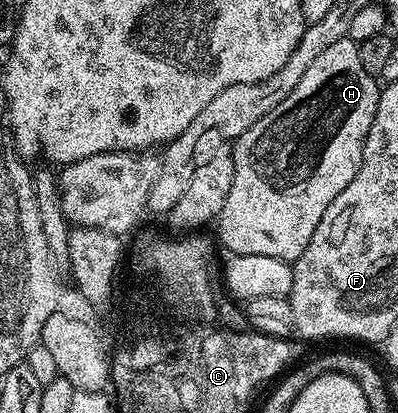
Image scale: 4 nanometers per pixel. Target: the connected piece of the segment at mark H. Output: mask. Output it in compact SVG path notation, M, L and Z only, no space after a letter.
M349 36L320 52L308 72L304 72L300 84L268 116L260 116L248 132L234 139L232 188L228 188L228 200L224 200L224 208L220 208L216 219L217 241L222 241L231 255L272 256L293 264L308 248L308 240L312 240L320 216L328 212L328 204L352 184L362 163L368 128L372 128L376 116L379 93L379 79L360 64L358 43Z

